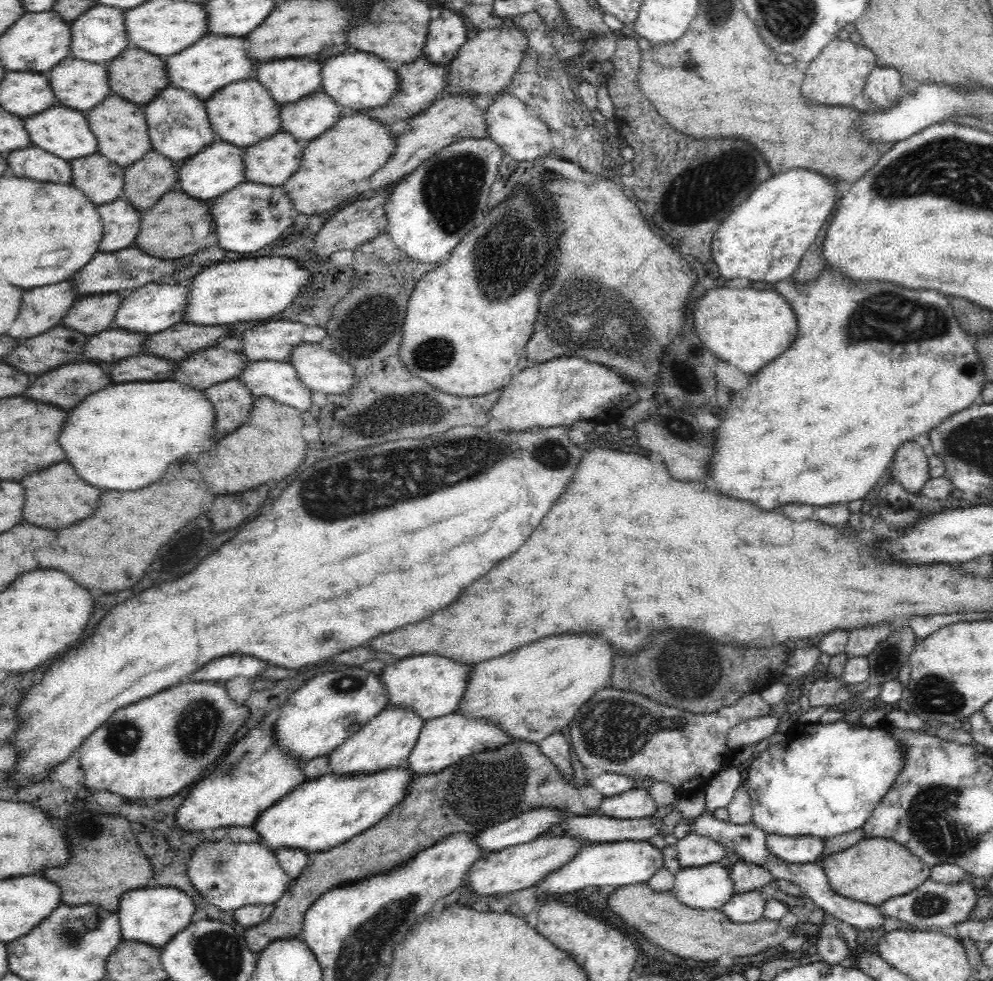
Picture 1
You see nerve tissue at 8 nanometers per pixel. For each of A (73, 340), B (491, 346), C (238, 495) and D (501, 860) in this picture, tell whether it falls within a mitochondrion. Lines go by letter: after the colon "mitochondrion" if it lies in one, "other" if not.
A: other
B: other
C: other
D: other

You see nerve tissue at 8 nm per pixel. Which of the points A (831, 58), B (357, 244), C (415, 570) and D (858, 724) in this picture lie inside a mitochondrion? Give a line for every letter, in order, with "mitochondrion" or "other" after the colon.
A: other
B: other
C: other
D: other

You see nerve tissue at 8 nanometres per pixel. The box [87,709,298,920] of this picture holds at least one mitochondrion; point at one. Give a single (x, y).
(119, 742)

